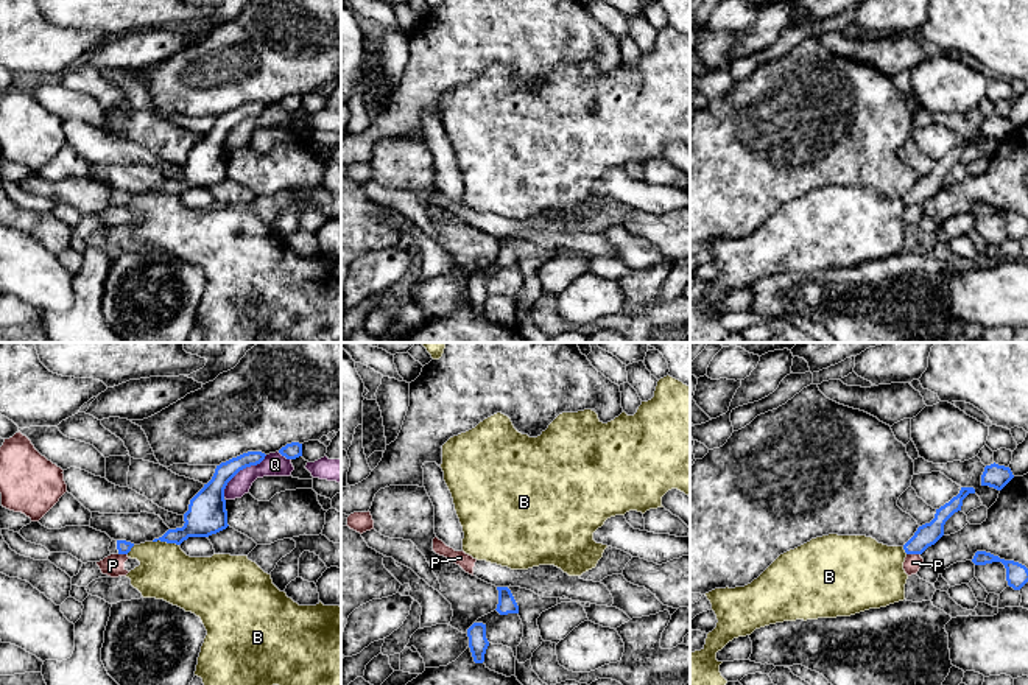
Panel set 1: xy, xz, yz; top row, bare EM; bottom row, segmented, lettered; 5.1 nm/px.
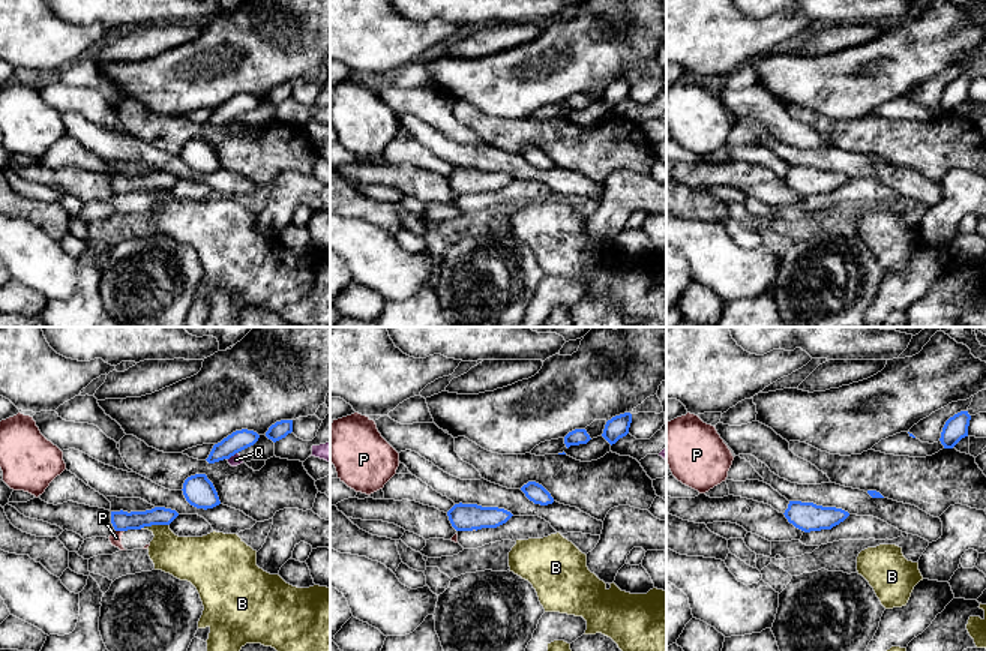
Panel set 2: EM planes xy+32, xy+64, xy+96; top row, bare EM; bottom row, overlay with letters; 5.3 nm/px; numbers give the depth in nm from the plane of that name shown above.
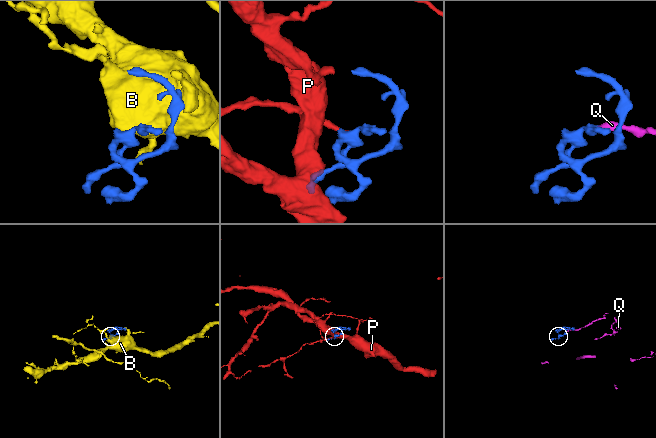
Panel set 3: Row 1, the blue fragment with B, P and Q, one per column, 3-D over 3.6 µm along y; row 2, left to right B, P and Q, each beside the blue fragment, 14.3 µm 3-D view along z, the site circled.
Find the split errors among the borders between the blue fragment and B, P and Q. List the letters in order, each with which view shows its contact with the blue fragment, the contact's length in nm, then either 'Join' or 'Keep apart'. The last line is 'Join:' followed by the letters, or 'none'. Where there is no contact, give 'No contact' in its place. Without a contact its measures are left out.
B: Touches blue in xy. Shared border 140 nm. Keep apart
P: Touches blue in yz. Shared border 70 nm. Keep apart
Q: Touches blue in xy. Shared border 320 nm. Keep apart
Join: none

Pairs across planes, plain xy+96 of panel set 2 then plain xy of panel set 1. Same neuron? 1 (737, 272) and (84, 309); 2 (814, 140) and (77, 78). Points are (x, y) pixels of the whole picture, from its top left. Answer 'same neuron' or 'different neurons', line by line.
1: different neurons
2: different neurons

